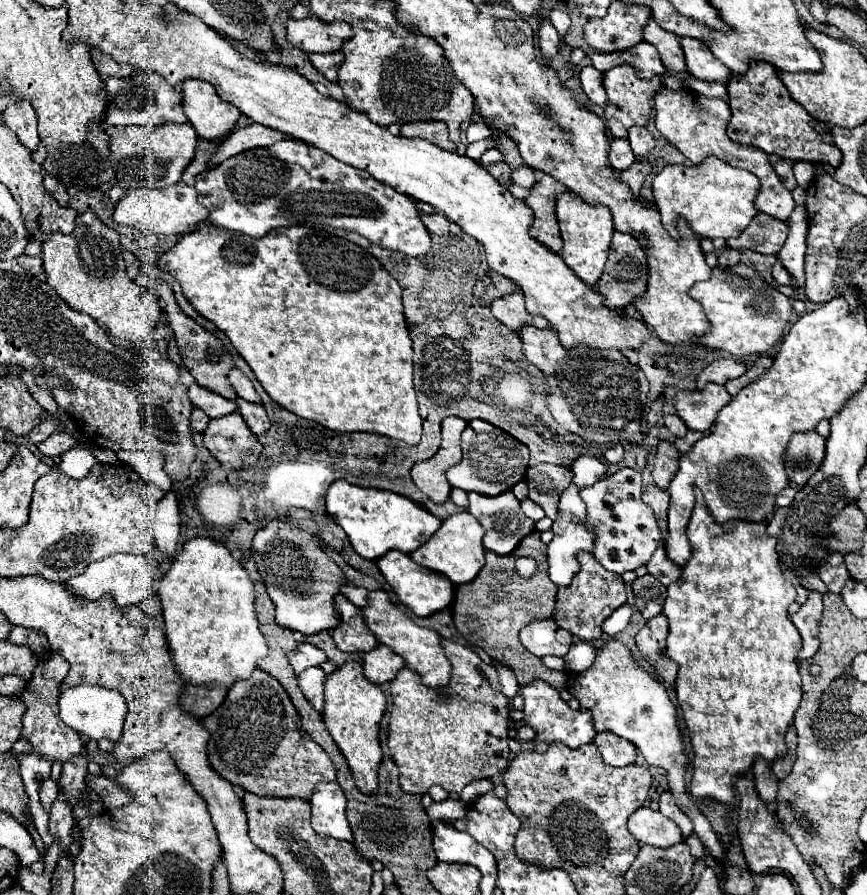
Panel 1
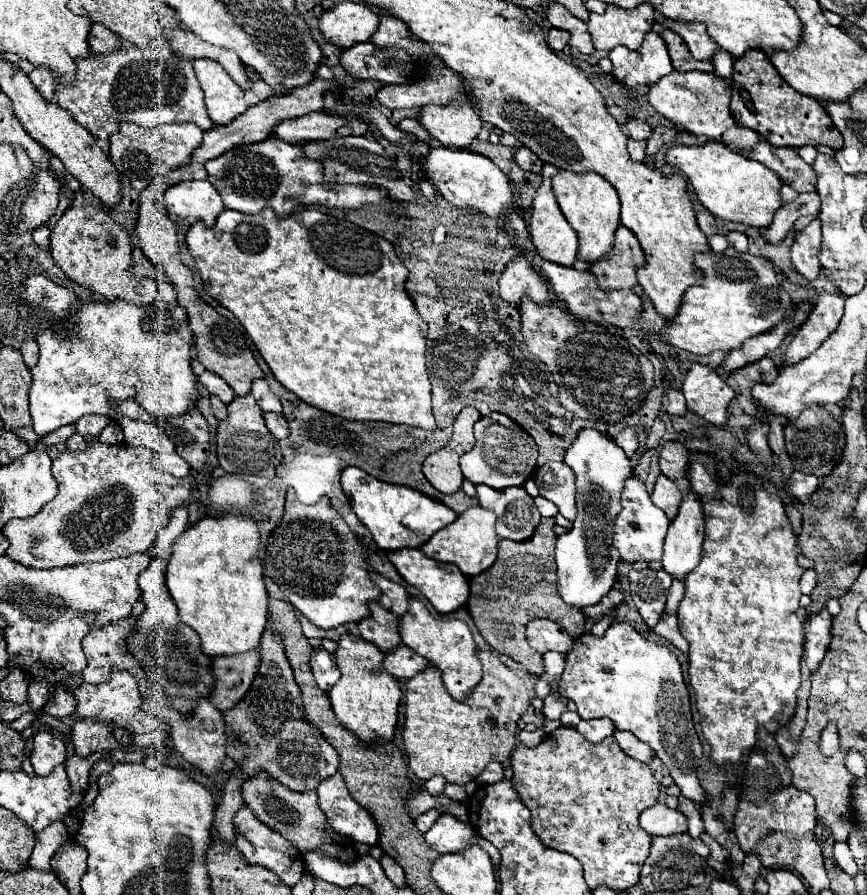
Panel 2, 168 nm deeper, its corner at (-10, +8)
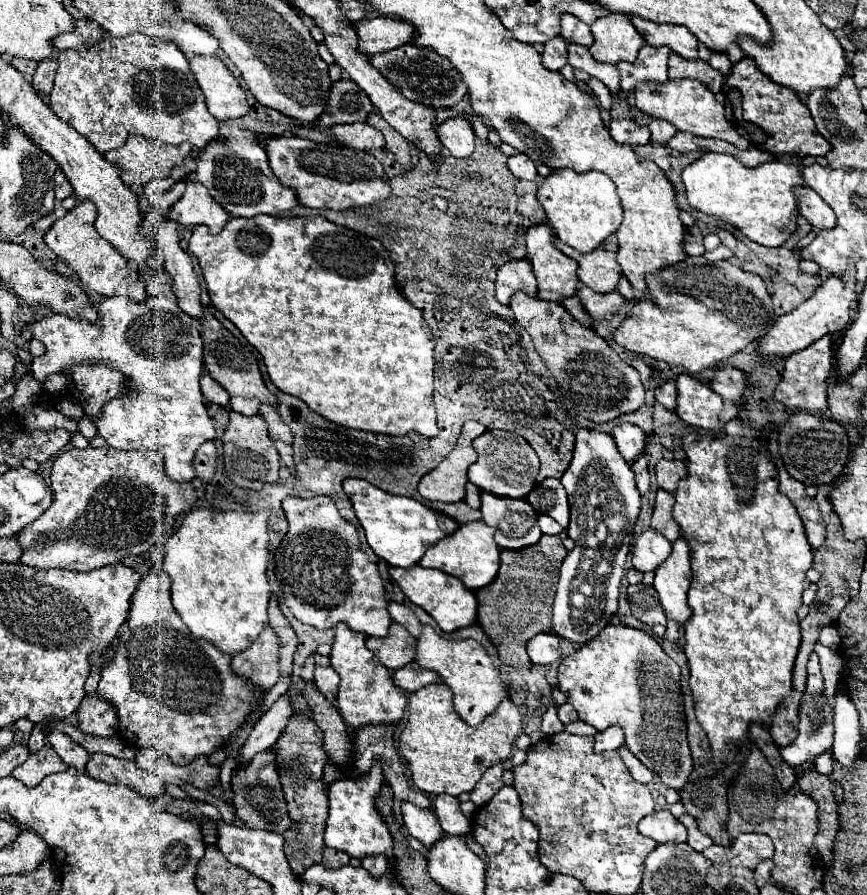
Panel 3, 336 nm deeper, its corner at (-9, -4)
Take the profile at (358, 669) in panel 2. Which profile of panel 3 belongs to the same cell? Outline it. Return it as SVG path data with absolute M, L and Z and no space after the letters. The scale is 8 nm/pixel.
M344 623L334 629L336 639L330 653L330 663L334 671L340 675L340 687L336 695L336 707L344 719L344 723L352 729L360 729L366 725L398 725L404 707L406 697L404 693L394 685L390 669L386 669L374 653L368 651L364 645L364 635L350 631Z

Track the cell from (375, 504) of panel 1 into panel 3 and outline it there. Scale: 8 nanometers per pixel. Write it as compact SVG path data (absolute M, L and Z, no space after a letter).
M346 479L342 485L344 485L344 493L348 495L348 499L354 507L354 513L366 533L368 545L388 565L406 567L406 569L416 565L422 559L422 555L428 551L428 547L432 547L434 543L438 543L440 539L444 539L446 535L454 533L460 527L454 519L444 515L444 531L442 531L440 515L436 511L432 511L430 507L426 507L414 499L390 495L390 493L370 485L364 479Z

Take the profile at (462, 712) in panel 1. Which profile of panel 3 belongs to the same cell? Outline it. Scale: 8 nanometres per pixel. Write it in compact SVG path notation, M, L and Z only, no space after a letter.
M432 683L410 695L408 721L400 735L398 751L408 761L412 781L422 793L448 793L458 797L462 793L470 793L488 767L510 761L512 747L520 731L522 715L510 697L502 701L480 725L470 727L456 715L450 688L444 683Z

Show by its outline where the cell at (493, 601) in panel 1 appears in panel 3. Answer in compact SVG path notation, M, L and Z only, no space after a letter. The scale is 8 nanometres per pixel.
M542 535L536 545L524 547L520 551L502 549L500 571L496 579L476 591L478 599L478 625L484 629L488 639L498 651L504 665L516 669L530 669L532 663L526 655L526 643L538 633L552 633L552 599L556 593L558 571L566 549L558 535Z

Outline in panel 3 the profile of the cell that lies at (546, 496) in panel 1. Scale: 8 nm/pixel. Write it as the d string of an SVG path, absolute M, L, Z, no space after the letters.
M544 479L540 485L536 485L530 491L530 495L526 499L538 513L550 515L564 529L568 527L568 519L570 519L568 495L562 489L562 483L558 479Z

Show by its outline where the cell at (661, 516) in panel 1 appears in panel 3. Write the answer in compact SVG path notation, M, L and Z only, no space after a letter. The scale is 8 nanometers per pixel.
M658 489L652 513L652 527L660 531L668 541L676 541L680 537L680 525L672 517L672 505L674 505L674 495L666 493L664 489Z

